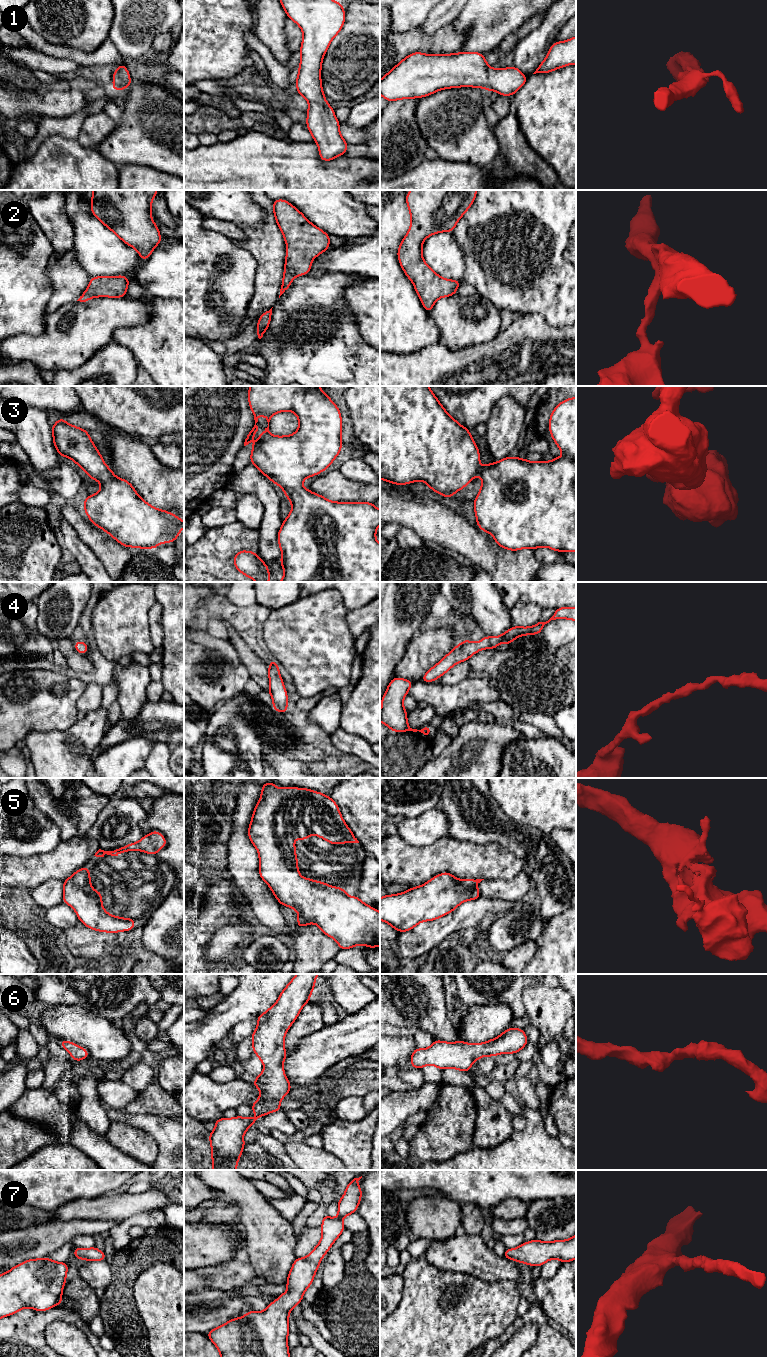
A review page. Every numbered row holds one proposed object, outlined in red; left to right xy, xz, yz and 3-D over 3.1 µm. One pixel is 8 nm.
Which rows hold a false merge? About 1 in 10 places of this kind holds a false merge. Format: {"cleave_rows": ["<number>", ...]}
{"cleave_rows": []}

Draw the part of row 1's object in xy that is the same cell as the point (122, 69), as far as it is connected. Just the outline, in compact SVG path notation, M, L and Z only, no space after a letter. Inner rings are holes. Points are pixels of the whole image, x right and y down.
M118 65L116 71L113 73L112 90L120 91L129 87L131 84L132 82L126 65Z

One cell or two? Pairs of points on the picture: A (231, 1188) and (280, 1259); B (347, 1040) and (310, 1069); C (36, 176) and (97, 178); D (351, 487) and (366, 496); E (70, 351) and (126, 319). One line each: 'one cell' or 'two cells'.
A: one cell
B: one cell
C: one cell
D: one cell
E: one cell

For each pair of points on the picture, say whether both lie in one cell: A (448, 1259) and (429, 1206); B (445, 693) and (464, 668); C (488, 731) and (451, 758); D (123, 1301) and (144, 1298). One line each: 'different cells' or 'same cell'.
A: different cells
B: different cells
C: same cell
D: different cells

